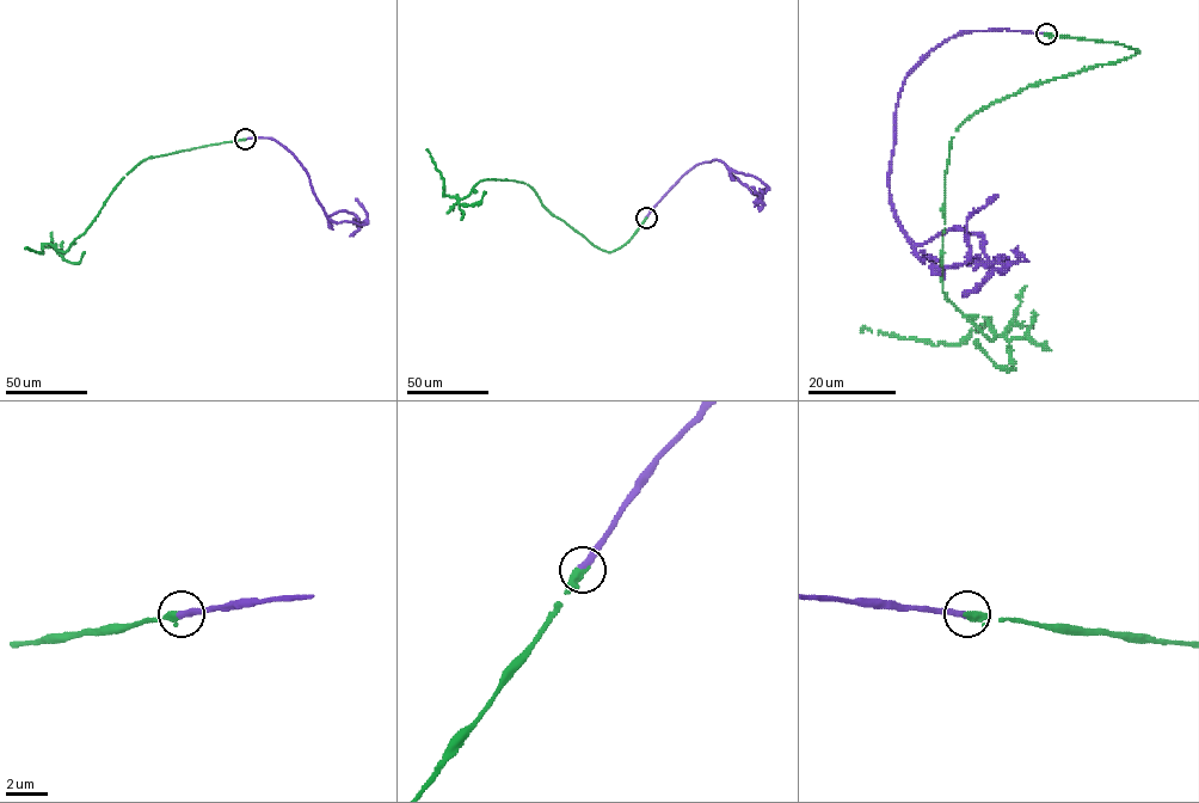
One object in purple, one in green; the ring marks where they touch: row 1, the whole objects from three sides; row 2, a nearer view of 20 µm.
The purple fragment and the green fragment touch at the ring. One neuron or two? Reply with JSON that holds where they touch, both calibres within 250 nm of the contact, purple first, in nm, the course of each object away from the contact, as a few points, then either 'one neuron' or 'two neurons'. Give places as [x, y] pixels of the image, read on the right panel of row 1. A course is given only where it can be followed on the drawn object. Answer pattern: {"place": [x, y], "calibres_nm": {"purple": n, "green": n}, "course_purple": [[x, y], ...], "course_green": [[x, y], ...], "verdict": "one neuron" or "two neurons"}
{"place": [1046, 34], "calibres_nm": {"purple": 320, "green": 440}, "course_purple": [[1046, 34], [959, 32], [898, 96], [889, 198], [920, 256], [964, 262], [967, 220], [997, 194]], "course_green": [[1046, 34], [1138, 51], [1034, 83], [957, 129], [942, 289], [994, 337], [989, 318], [959, 343], [861, 331]], "verdict": "one neuron"}

